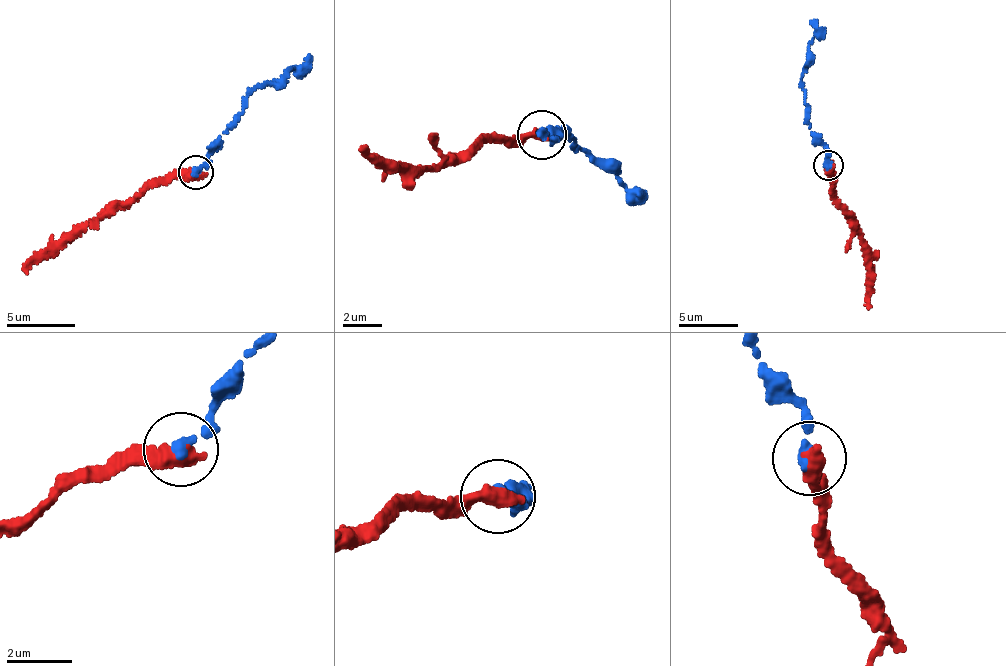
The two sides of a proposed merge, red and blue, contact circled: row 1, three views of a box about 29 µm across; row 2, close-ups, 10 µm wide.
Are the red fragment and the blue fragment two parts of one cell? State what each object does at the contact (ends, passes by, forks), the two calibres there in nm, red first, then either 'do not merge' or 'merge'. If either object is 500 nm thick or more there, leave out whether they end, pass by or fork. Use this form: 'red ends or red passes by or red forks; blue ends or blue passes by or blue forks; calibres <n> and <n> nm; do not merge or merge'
calibres 550 and 360 nm; do not merge

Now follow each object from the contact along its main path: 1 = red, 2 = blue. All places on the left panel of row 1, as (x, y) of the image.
1: (196, 173), (156, 180), (131, 200), (111, 205), (55, 245), (27, 274)
2: (196, 173), (207, 161), (211, 145), (228, 128), (255, 89), (291, 68), (299, 68), (309, 54)

